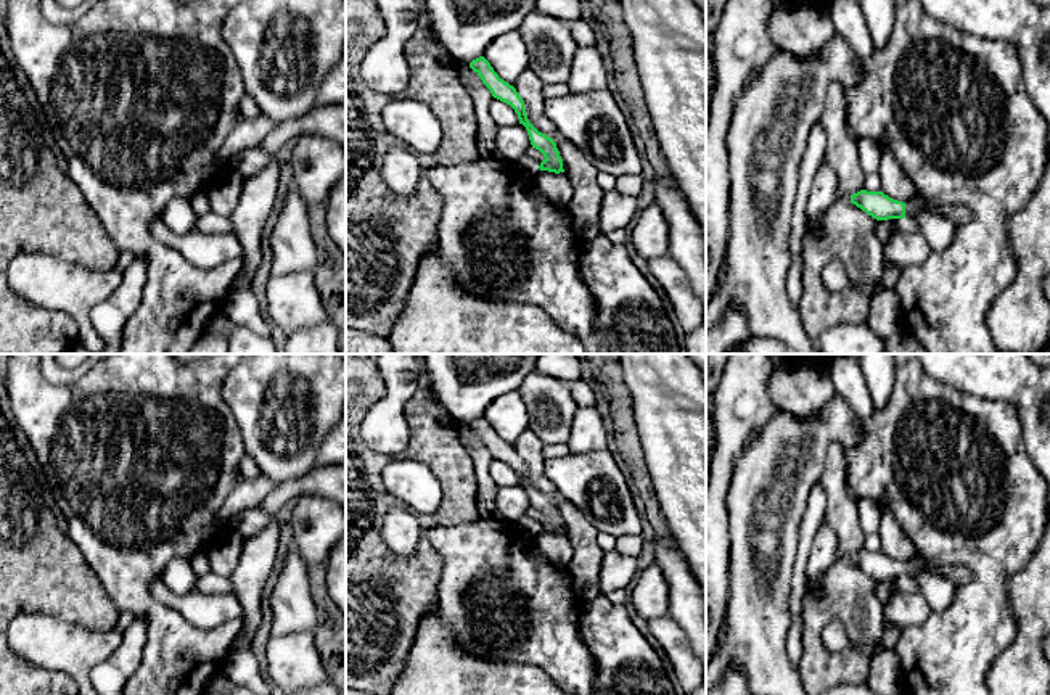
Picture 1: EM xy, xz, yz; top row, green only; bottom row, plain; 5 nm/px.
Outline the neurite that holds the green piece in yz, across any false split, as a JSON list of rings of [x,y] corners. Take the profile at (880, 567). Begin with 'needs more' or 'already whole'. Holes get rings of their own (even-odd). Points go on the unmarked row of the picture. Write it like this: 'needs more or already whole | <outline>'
needs more | [[[860,550],[851,555],[851,563],[876,581],[904,579],[907,574],[918,571],[939,574],[949,579],[954,587],[971,581],[971,571],[966,566],[937,566],[917,553],[907,563],[902,563],[889,558],[883,552]]]

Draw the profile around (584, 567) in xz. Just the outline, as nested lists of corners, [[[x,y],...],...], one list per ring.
[[[531,430],[518,438],[515,449],[524,462],[529,483],[556,504],[561,521],[566,524],[566,534],[574,547],[574,557],[566,566],[572,587],[582,600],[598,595],[598,571],[605,555],[605,550],[597,544],[598,531],[576,505],[558,494],[555,484],[545,476],[545,444]]]

